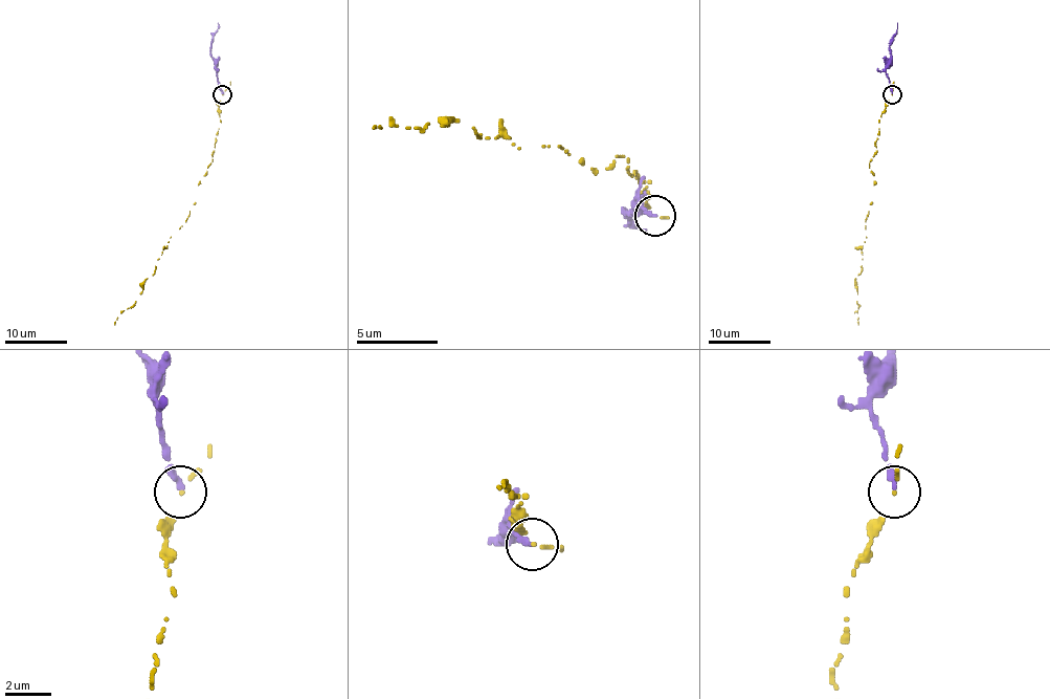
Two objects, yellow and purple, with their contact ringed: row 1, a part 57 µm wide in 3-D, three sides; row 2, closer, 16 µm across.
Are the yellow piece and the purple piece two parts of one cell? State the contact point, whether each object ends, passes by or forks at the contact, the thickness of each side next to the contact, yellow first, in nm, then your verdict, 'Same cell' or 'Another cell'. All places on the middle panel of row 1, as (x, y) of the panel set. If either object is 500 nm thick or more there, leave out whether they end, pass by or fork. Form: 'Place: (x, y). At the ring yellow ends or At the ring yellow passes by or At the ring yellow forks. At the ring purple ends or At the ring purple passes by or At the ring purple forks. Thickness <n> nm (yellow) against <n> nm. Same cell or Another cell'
Place: (654, 215). At the ring yellow ends. At the ring purple ends. Thickness 140 nm (yellow) against 280 nm. Another cell

